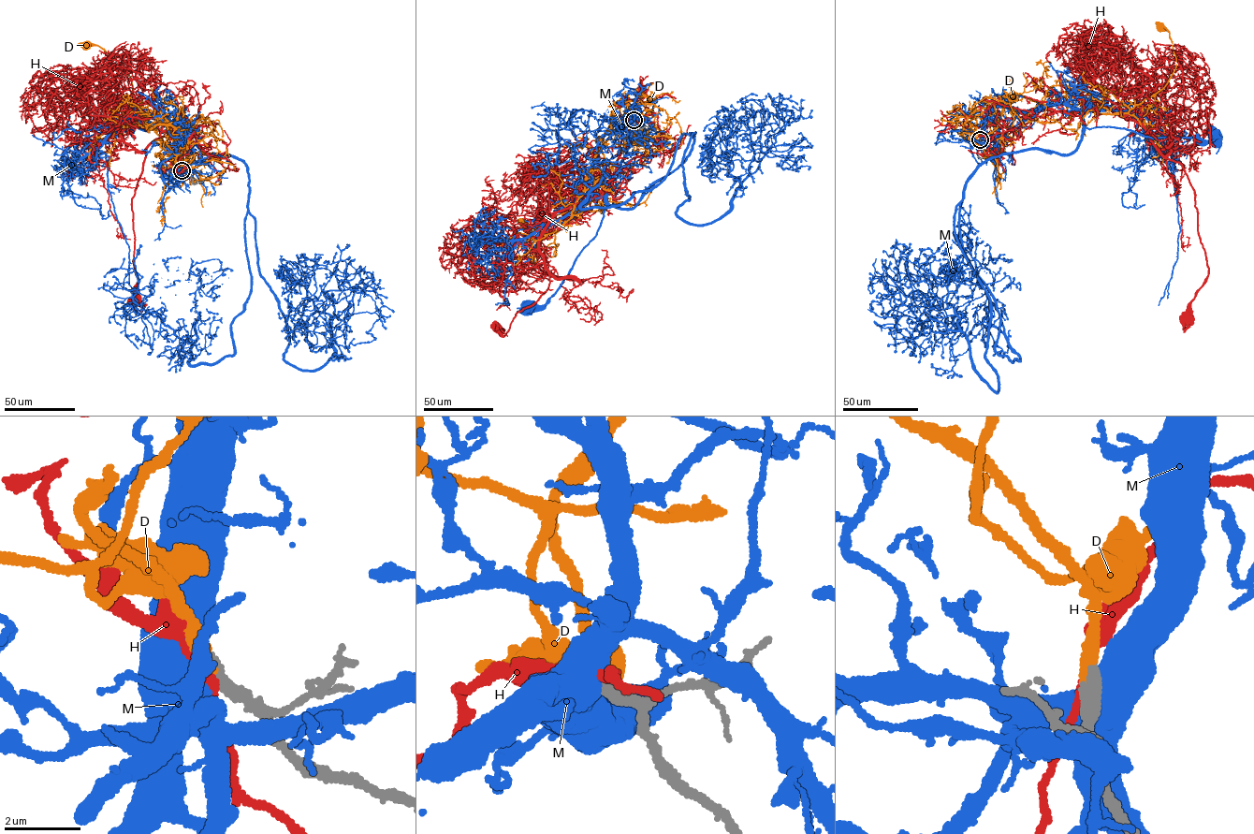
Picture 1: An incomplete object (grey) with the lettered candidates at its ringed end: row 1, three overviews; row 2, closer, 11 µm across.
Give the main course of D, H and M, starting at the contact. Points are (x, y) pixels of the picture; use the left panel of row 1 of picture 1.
D: (182, 170), (161, 140), (153, 142), (164, 143), (156, 130), (134, 122), (123, 66), (85, 46)
H: (182, 170), (171, 165), (173, 126), (145, 118), (120, 132), (121, 139), (147, 153), (132, 200), (135, 299)
M: (182, 170), (184, 138), (170, 120), (174, 135), (171, 127), (162, 133), (150, 124), (127, 124)

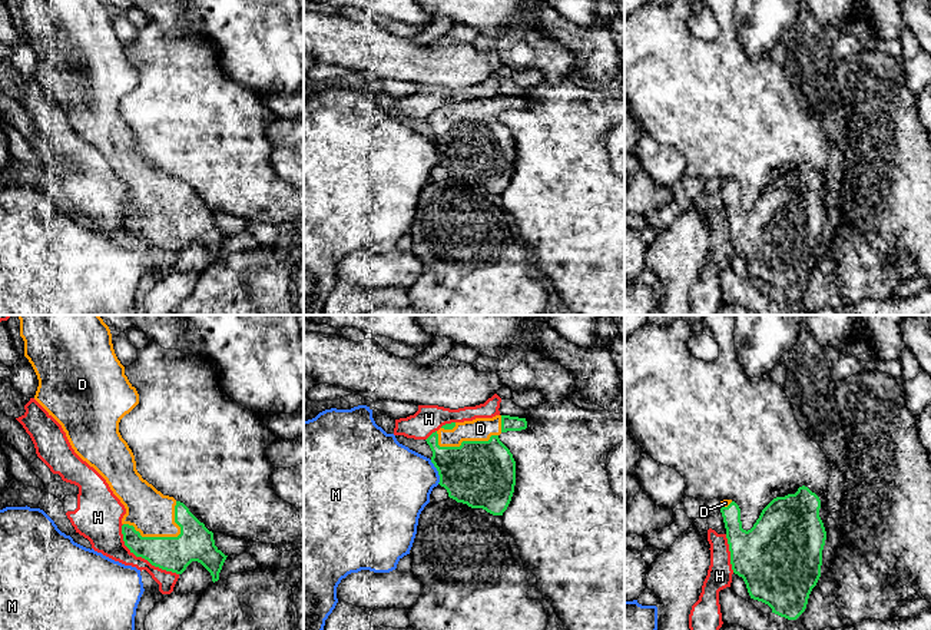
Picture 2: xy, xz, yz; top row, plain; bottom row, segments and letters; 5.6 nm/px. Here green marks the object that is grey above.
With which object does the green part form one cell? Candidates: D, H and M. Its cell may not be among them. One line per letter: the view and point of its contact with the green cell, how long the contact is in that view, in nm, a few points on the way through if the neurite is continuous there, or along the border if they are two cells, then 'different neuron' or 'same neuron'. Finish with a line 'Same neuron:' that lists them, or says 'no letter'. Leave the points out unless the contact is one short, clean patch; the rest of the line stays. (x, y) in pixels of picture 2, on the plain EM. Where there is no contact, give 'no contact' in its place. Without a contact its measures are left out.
D: contact xy (152, 216); length 340 nm; same neuron
H: contact xy (142, 236); length 420 nm; different neuron
M: contact xz (437, 149); length 140 nm; different neuron
Same neuron: D

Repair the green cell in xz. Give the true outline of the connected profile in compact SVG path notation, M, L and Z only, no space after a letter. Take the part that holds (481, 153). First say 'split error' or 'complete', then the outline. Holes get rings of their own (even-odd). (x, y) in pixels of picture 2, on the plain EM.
split error; M510 94L476 97L443 105L425 119L433 130L431 142L440 155L438 163L457 182L467 183L471 188L483 188L493 195L503 195L514 172L516 140L498 115L526 107L526 97Z

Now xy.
split error; M20 0L20 16L24 20L24 36L39 59L34 79L62 105L74 132L106 159L125 185L122 213L130 232L176 253L182 253L192 241L198 241L211 252L212 261L218 261L228 235L215 225L213 212L183 182L163 175L142 158L135 135L119 112L120 99L139 83L139 73L115 33L109 6L103 0Z

